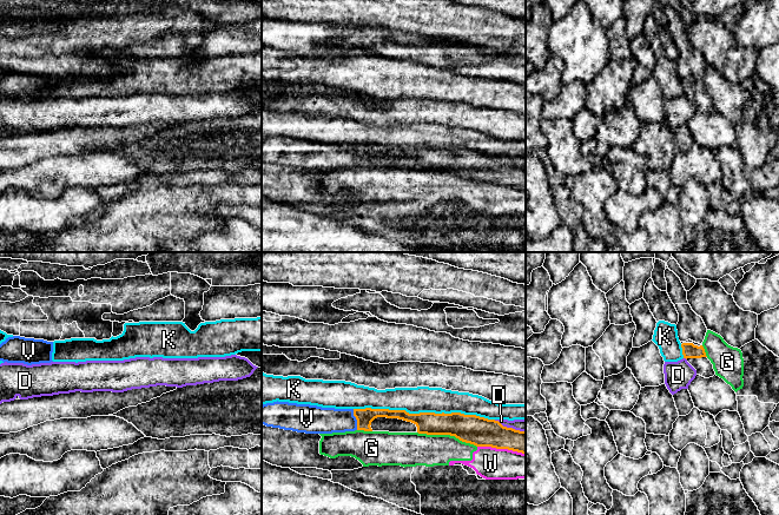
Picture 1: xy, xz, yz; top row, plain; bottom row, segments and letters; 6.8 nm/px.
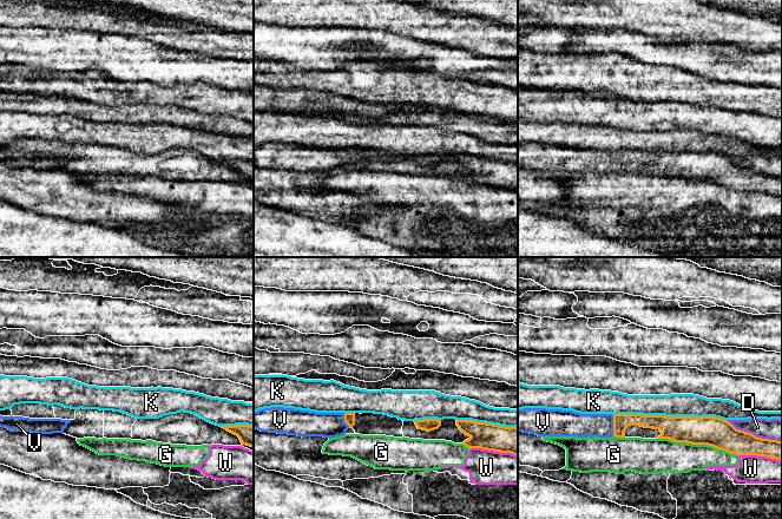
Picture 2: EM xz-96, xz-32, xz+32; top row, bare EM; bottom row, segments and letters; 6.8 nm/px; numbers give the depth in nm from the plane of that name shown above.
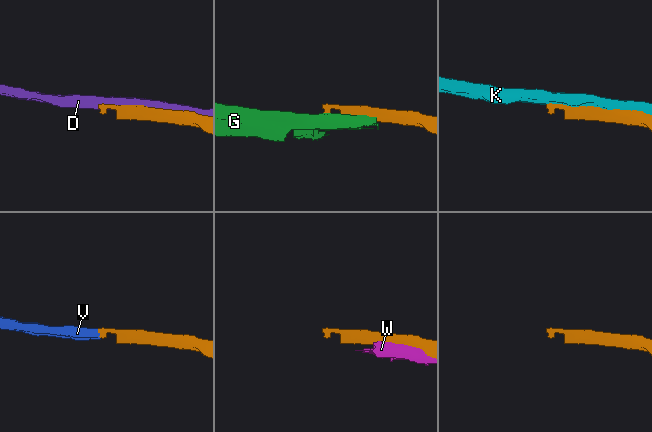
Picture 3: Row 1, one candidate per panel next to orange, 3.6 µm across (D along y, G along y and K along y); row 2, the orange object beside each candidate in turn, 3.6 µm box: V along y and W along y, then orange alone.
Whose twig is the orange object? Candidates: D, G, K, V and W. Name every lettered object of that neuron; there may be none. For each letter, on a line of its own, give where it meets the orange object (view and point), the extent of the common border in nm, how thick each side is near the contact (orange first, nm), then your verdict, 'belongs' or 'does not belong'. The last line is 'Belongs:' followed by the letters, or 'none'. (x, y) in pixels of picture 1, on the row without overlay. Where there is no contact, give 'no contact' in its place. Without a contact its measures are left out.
D: xz (509, 164) | 240 nm | 200/80 nm | does not belong
G: xz (447, 170) | 420 nm | 200/220 nm | does not belong
K: xz (424, 149) | 950 nm | 170/180 nm | does not belong
V: xz (356, 154) | 150 nm | 120/180 nm | belongs
W: xz (501, 184) | 340 nm | 200/220 nm | does not belong
Belongs: V

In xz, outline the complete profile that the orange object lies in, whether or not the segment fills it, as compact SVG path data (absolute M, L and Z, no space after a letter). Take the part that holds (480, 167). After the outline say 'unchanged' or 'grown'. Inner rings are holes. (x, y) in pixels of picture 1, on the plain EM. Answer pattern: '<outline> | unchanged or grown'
M273 138L262 141L262 160L284 166L292 166L305 170L332 170L355 166L372 167L371 158L377 153L398 154L411 158L417 163L418 170L427 171L450 171L462 178L476 183L491 183L496 185L508 185L526 190L526 167L503 163L499 157L488 156L476 151L464 151L461 148L435 150L420 148L409 150L405 146L389 145L335 145L322 144L310 140L297 140L289 138Z | grown

